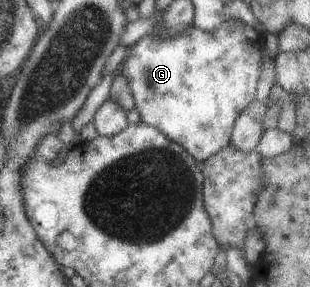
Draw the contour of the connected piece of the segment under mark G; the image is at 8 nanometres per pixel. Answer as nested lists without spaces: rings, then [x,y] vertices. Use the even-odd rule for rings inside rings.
[[[226,19],[211,31],[189,24],[179,33],[167,36],[159,34],[153,27],[151,32],[127,48],[117,72],[128,83],[139,121],[158,129],[169,141],[177,143],[195,161],[202,163],[228,145],[235,118],[254,99],[263,45],[264,36],[238,19]]]

